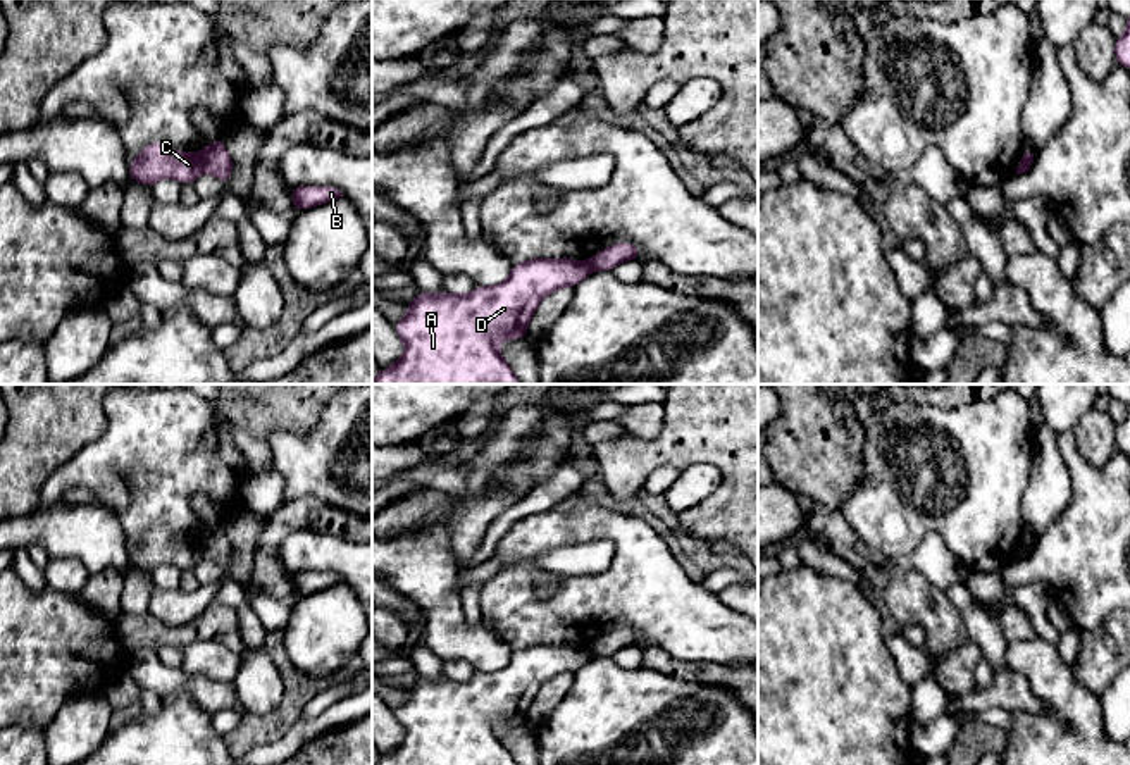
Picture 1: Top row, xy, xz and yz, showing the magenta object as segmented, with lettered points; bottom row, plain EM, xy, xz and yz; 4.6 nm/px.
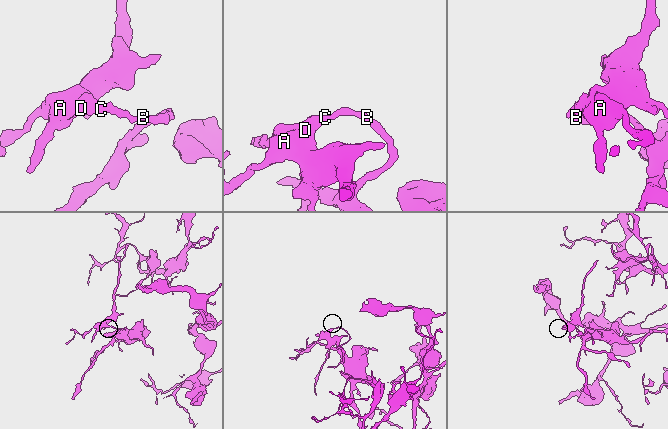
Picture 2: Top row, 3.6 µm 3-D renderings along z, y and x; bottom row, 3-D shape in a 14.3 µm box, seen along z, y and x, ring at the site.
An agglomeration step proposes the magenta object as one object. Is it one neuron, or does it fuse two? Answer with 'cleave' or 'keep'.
cleave

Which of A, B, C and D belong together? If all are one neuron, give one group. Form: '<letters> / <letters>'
A C D / B

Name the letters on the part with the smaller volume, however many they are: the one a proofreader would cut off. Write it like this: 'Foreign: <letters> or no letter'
Foreign: A, C, D

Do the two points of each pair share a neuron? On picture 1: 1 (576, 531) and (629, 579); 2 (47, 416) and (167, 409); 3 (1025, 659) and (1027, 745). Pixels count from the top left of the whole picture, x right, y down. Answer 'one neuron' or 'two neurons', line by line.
1: one neuron
2: two neurons
3: one neuron

